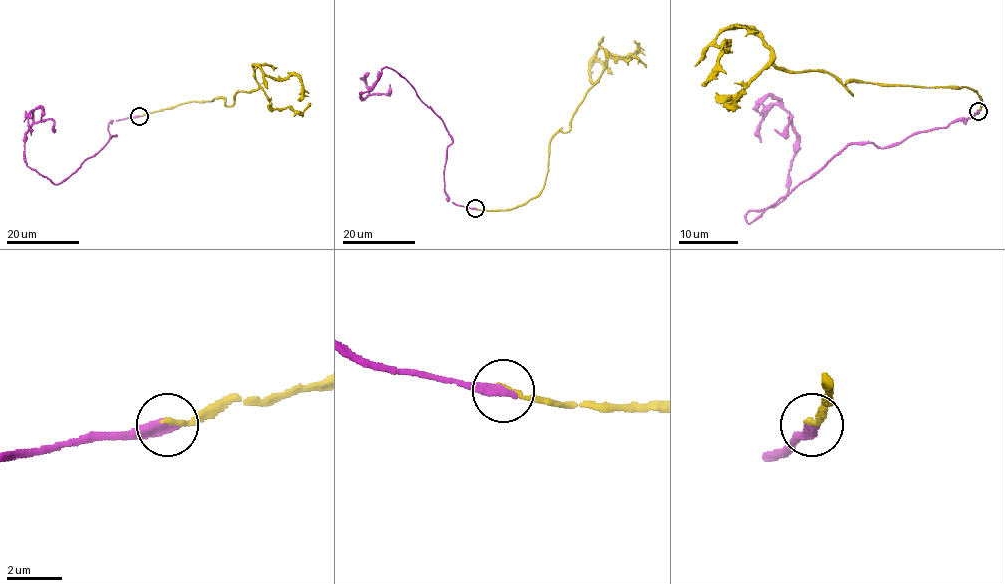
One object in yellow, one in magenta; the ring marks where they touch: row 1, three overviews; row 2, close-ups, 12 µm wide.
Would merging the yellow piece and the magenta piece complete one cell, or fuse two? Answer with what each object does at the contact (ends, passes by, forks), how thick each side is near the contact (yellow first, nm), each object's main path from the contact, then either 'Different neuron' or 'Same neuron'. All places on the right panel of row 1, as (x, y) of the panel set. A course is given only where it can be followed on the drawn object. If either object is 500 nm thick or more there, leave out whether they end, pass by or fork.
At the ring yellow ends. At the ring magenta ends. Thickness 180 nm (yellow) against 400 nm. Course of yellow: (978, 110), (967, 86), (852, 94), (824, 72), (782, 70), (752, 28), (716, 39), (728, 48), (701, 85). Course of magenta: (978, 110), (882, 148), (850, 143), (747, 223), (788, 191), (797, 136), (777, 104), (761, 142). Same neuron

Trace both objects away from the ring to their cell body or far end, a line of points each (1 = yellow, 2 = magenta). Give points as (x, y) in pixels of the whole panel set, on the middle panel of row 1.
1: (475, 208), (509, 210), (542, 189), (549, 140), (569, 130), (594, 84), (590, 58), (632, 54), (634, 40)
2: (475, 208), (455, 204), (445, 191), (452, 136), (444, 122), (389, 68), (362, 98), (367, 76)

